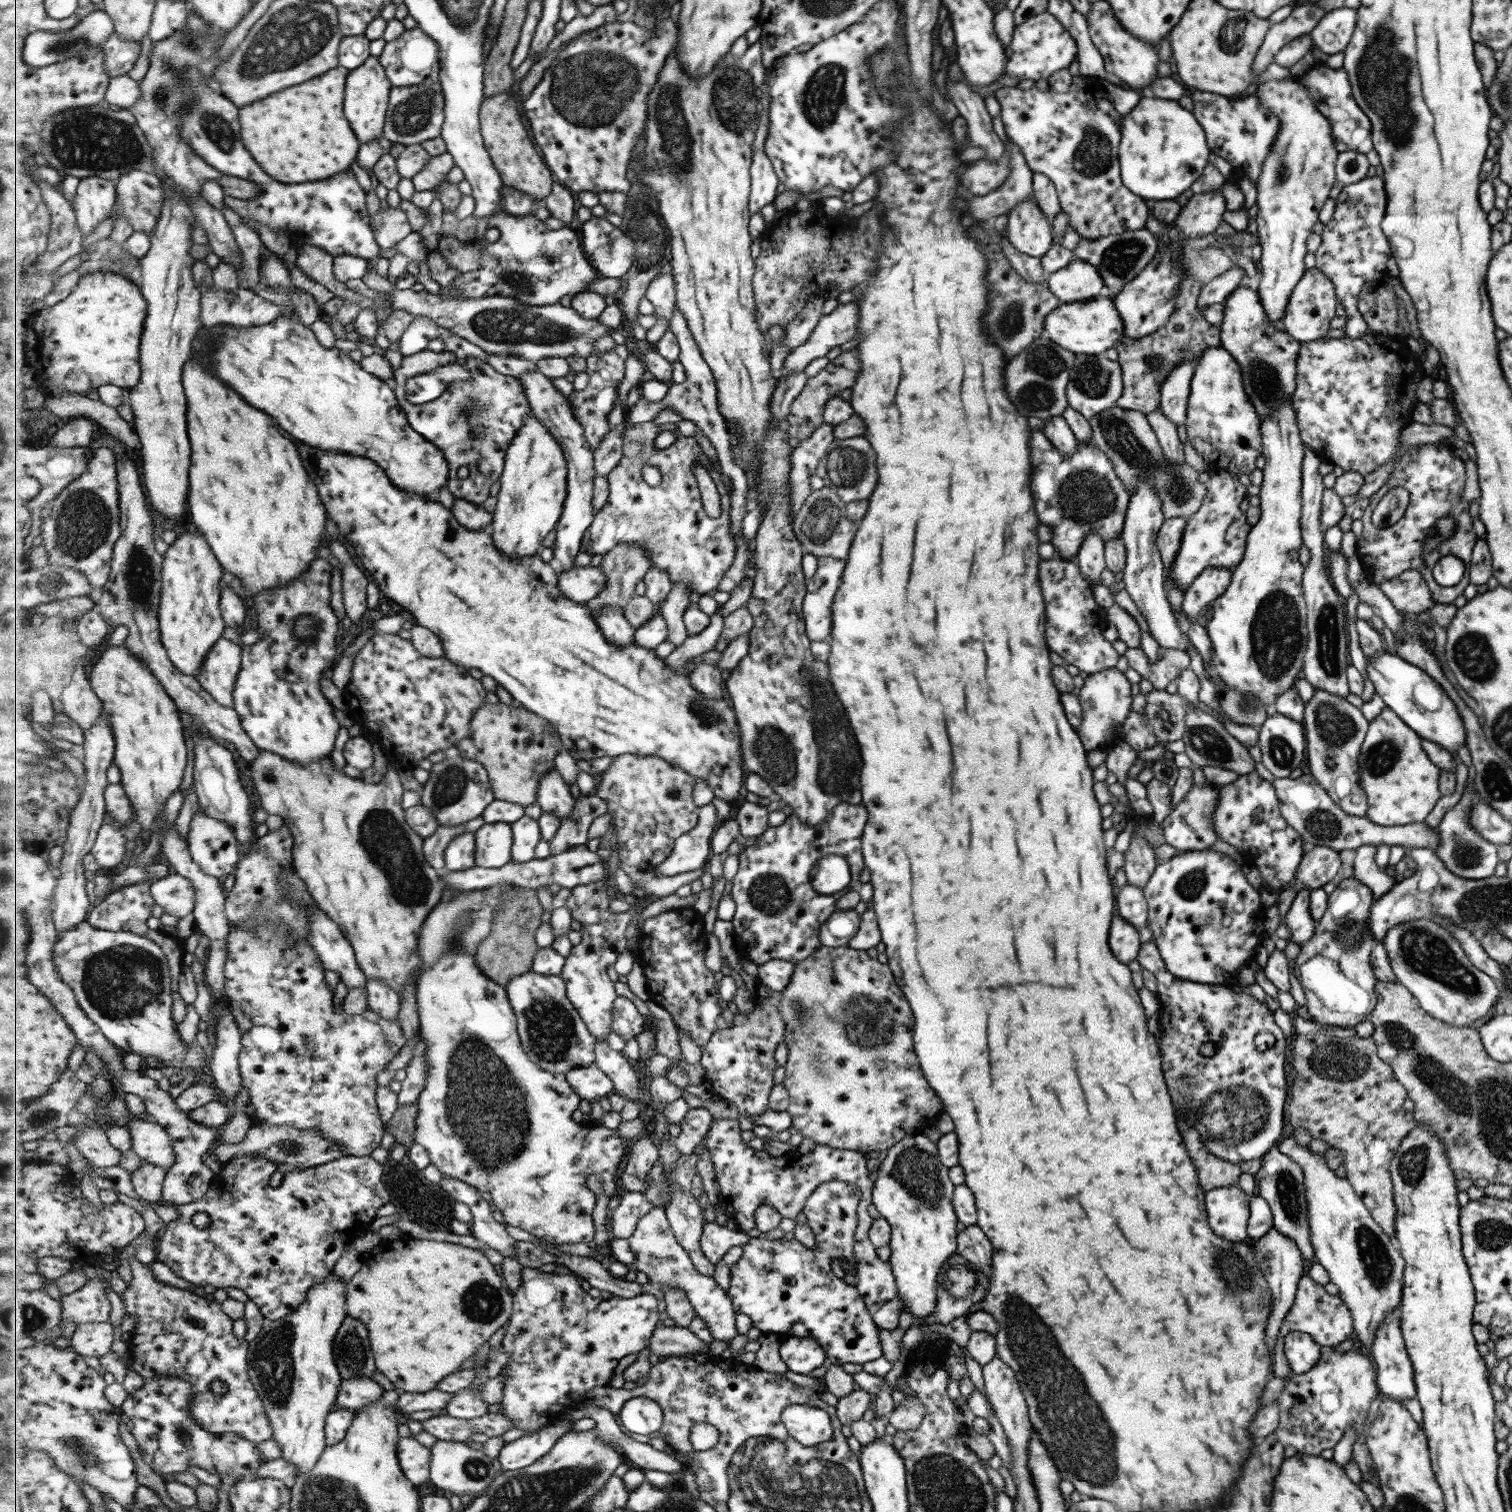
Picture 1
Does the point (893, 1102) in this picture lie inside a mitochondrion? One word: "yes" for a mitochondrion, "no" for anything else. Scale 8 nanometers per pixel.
no

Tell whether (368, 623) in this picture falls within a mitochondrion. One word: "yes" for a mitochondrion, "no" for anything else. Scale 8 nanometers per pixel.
no

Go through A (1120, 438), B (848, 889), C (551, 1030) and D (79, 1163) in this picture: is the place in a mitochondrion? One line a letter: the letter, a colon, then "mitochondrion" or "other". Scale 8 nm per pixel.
A: mitochondrion
B: other
C: mitochondrion
D: other

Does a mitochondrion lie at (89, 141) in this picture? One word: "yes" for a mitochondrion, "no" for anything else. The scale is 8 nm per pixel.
yes

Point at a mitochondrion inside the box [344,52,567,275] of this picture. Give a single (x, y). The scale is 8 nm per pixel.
(414, 112)

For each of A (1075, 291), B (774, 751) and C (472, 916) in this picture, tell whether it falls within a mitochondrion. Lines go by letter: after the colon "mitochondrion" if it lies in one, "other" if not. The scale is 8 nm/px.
A: other
B: mitochondrion
C: mitochondrion

